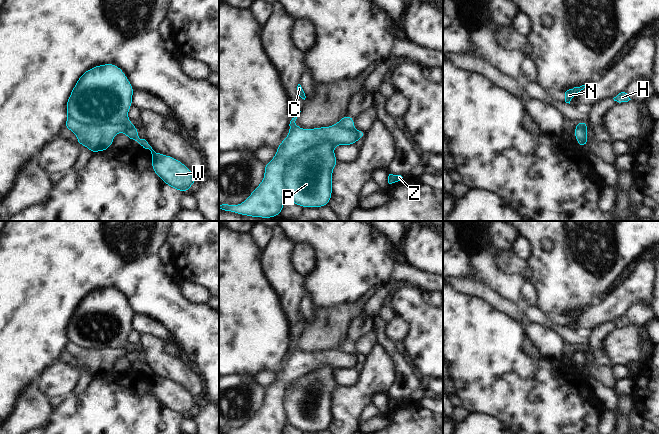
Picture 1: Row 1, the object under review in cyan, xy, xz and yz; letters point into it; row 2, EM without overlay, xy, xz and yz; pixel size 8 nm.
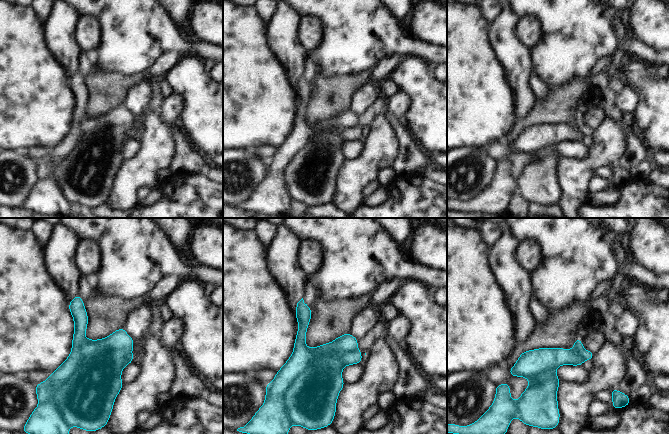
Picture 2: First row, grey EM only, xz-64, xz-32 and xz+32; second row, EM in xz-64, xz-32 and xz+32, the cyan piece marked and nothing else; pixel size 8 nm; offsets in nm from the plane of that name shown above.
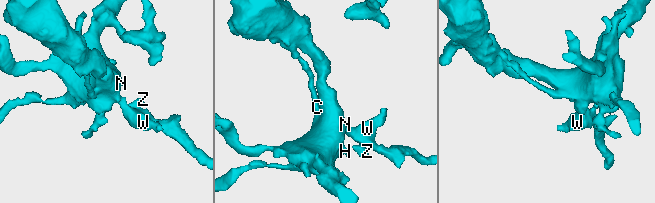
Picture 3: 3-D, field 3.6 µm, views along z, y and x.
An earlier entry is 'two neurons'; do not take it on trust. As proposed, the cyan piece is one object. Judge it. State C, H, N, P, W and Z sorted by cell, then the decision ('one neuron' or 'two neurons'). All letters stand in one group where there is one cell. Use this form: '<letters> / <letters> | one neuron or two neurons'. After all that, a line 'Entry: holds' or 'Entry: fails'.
C / H N P W Z | two neurons
Entry: holds

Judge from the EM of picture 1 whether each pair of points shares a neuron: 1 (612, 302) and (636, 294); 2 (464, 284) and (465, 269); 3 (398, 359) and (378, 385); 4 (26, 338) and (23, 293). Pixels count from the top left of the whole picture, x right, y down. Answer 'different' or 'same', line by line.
1: same
2: different
3: different
4: same

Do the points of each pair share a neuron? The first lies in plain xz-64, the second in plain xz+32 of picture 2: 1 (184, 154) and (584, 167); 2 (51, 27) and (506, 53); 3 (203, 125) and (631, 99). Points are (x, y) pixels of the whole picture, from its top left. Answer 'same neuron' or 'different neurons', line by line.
1: different neurons
2: same neuron
3: different neurons

